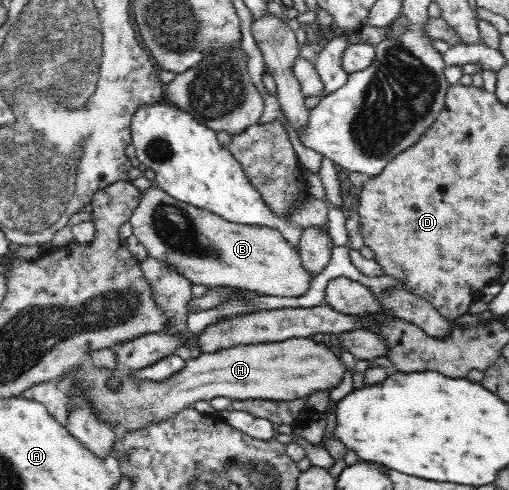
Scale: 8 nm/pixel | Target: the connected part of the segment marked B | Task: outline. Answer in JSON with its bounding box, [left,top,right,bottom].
[129,185,314,298]

